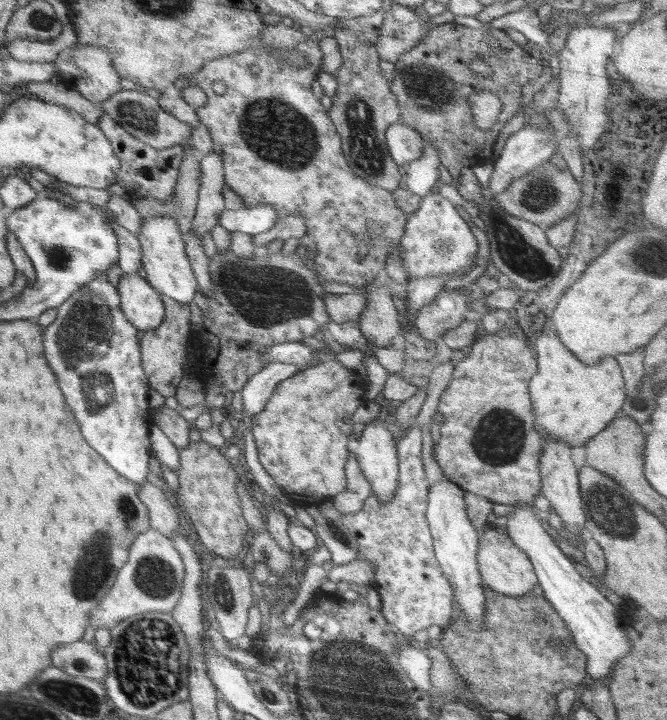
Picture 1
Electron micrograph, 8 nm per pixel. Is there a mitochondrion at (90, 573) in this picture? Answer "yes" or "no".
yes

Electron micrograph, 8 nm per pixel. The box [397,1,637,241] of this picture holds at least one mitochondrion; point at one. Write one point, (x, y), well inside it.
(544, 196)

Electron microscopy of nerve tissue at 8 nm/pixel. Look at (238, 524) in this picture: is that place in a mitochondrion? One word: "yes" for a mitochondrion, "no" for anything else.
no

